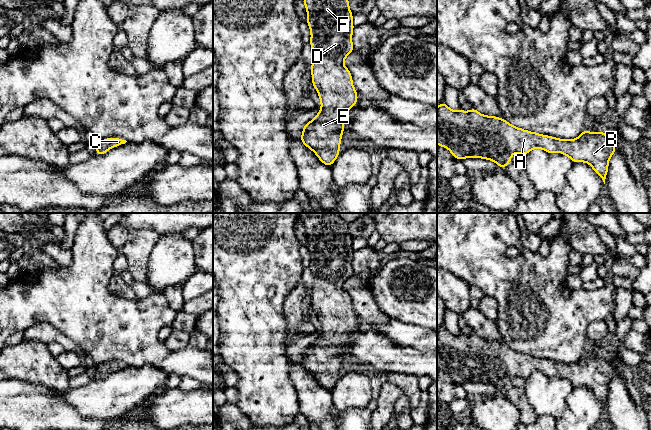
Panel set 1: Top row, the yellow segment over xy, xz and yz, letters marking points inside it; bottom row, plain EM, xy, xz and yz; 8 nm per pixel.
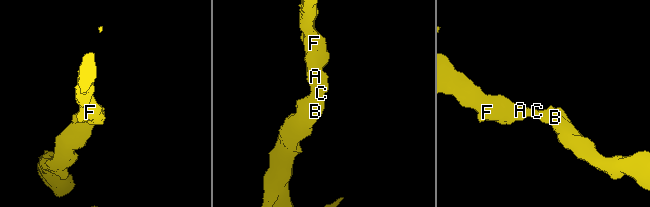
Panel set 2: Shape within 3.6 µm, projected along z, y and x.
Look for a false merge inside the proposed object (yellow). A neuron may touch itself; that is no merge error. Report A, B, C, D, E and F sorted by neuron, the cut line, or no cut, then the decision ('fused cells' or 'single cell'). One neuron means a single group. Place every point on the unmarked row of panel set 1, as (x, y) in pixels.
A B C D E F; no cut; single cell

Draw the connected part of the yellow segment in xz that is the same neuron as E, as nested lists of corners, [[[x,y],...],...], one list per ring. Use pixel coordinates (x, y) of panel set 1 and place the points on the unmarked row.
[[[335,214],[307,216],[303,220],[303,225],[308,239],[306,246],[311,256],[310,269],[314,276],[311,290],[312,307],[319,318],[321,334],[303,351],[300,364],[318,380],[322,387],[331,390],[340,378],[339,371],[342,357],[345,355],[343,347],[347,335],[358,324],[351,297],[343,287],[344,283],[353,276],[353,237],[349,234],[349,223]]]

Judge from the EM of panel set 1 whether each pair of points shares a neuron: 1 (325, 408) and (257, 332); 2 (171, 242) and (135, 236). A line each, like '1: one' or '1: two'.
1: two
2: two

